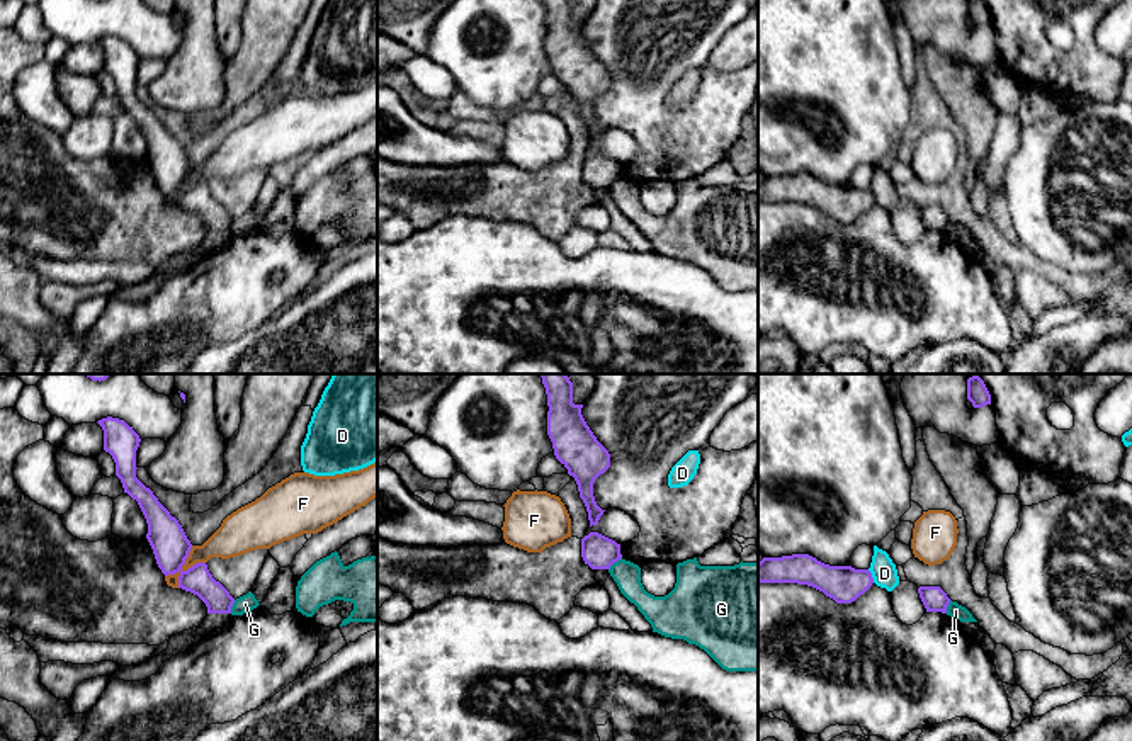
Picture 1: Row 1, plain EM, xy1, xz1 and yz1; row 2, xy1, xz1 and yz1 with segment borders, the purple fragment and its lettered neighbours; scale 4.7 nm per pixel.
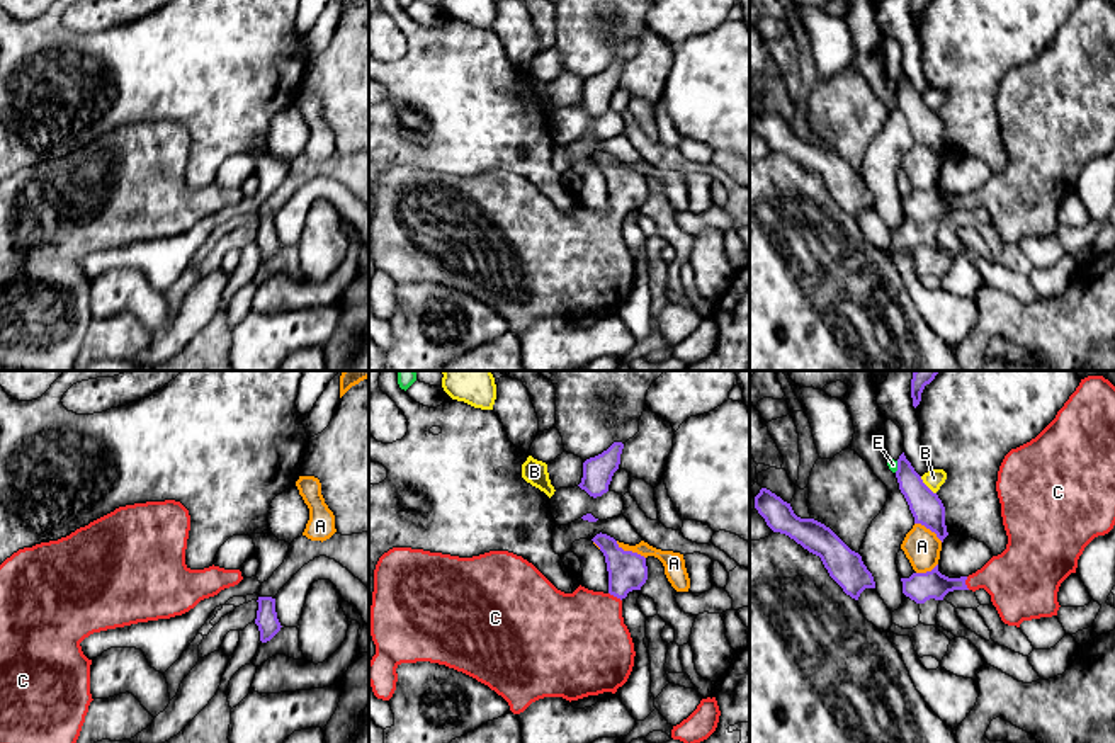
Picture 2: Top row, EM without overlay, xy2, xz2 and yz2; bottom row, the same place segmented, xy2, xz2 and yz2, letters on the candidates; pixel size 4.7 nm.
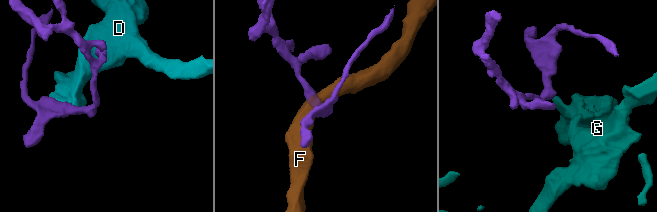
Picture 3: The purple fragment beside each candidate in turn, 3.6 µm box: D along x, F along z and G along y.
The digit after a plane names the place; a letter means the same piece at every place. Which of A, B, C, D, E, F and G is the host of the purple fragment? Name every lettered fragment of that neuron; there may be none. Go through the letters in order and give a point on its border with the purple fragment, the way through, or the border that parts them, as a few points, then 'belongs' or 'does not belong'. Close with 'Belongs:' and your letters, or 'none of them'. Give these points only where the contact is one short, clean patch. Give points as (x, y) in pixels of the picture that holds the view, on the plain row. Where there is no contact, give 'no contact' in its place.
A: contact xz2 (631, 170); border xz2 (616, 160), (624, 169), (636, 170), (645, 177); does not belong
B: contact yz2 (925, 104); border yz2 (920, 96), (935, 113); does not belong
C: contact xz2 (616, 215); way xz2 (628, 189), (616, 215), (582, 255); belongs
D: contact yz1 (871, 196); does not belong
E: contact yz2 (898, 85); border yz2 (898, 80), (894, 90); does not belong
F: contact xy1 (182, 184); border xy1 (192, 165), (177, 206); does not belong
G: contact xz1 (614, 181); border xz1 (621, 177), (609, 189); does not belong
Belongs: C

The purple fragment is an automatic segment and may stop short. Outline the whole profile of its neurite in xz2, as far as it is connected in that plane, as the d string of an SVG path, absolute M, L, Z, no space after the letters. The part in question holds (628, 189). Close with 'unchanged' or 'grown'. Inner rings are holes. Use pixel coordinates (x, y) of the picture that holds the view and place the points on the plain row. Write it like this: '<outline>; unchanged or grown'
M607 153L591 158L605 175L608 211L578 206L573 213L558 209L532 182L508 170L490 170L459 177L411 167L393 167L374 189L371 255L376 274L369 281L369 303L377 318L389 320L396 309L401 282L430 281L462 291L501 315L513 333L524 332L544 316L578 320L603 311L615 313L634 286L634 262L622 236L622 219L641 209L648 199L646 177L624 170Z; grown

